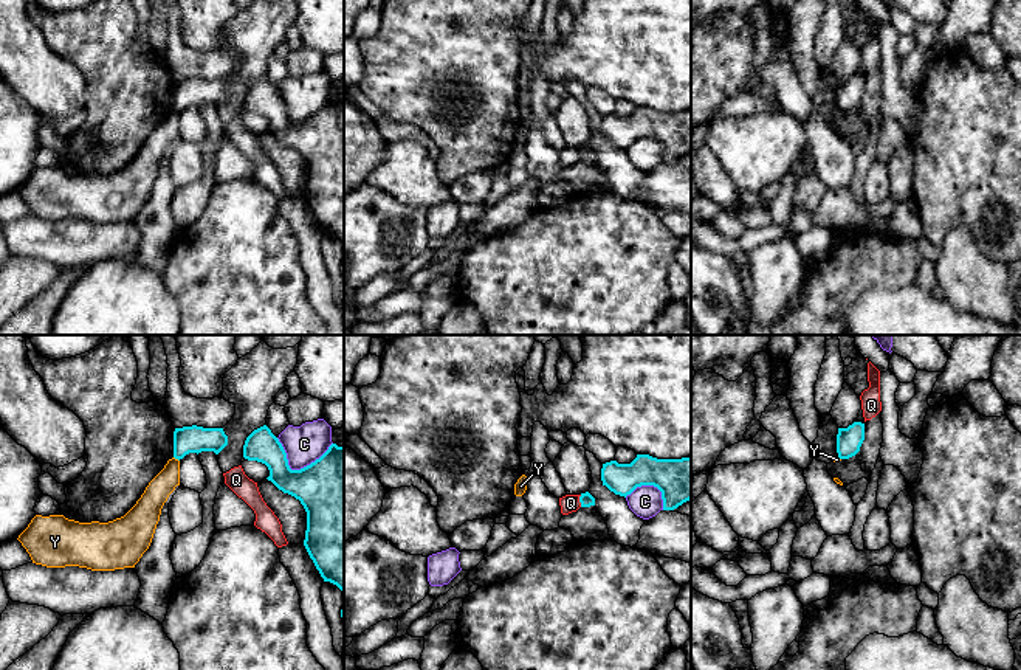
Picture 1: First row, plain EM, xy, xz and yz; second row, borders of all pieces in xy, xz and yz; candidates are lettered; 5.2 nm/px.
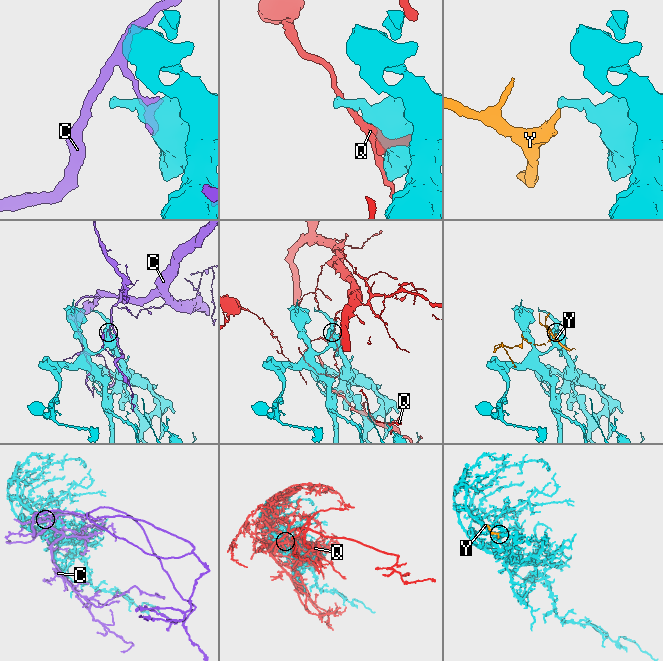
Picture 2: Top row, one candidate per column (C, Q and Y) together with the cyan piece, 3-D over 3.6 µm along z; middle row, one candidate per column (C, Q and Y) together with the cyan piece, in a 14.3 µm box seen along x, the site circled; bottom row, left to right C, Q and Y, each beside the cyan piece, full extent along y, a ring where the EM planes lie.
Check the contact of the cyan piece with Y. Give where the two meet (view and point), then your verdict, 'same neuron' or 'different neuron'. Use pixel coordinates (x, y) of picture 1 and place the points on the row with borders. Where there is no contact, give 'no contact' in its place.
meets cyan in xy at (177, 458); different neuron

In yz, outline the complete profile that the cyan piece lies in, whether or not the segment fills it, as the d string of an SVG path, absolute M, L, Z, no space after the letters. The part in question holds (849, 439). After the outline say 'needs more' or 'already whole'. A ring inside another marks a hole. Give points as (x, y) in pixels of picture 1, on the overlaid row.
M854 422L847 428L838 428L837 453L840 459L849 459L860 451L865 440L865 423Z | already whole

